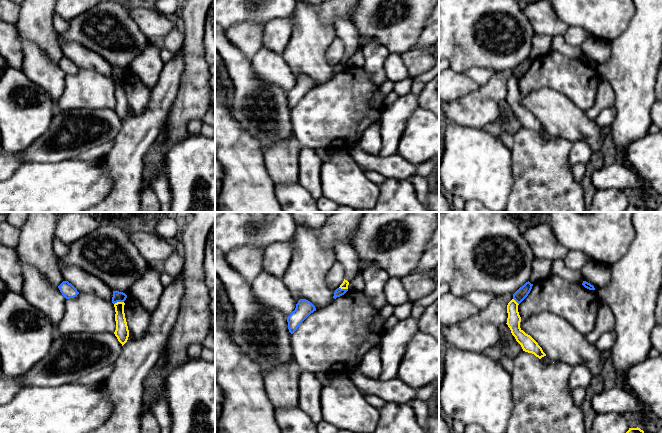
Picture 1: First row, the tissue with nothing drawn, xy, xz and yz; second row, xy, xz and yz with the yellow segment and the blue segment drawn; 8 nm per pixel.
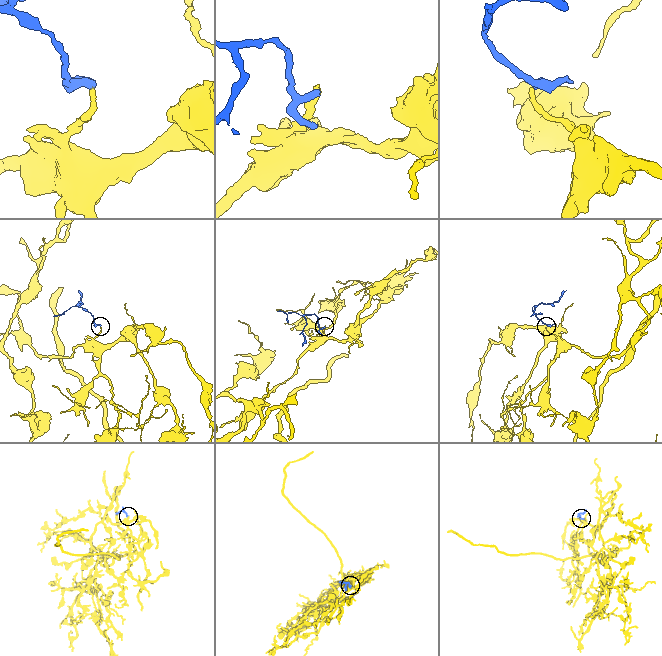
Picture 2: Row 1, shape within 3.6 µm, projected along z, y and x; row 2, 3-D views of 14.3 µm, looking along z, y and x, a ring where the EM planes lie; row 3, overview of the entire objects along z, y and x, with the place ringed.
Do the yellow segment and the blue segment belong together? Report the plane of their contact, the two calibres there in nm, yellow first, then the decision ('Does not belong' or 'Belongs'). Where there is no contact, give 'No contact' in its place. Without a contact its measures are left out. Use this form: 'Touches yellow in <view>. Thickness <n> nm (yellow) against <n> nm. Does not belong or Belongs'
Touches yellow in xy. Thickness 110 nm (yellow) against 80 nm. Does not belong

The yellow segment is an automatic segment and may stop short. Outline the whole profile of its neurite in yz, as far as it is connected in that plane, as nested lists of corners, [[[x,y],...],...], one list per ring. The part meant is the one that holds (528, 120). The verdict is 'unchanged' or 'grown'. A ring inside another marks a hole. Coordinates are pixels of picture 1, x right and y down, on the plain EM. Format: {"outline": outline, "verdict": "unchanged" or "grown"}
{"outline": [[[512,75],[507,81],[507,101],[511,106],[512,111],[515,113],[516,117],[521,121],[523,127],[532,129],[539,135],[546,132],[542,124],[538,119],[528,110],[526,110],[520,104],[521,93],[518,88],[518,79]]], "verdict": "unchanged"}

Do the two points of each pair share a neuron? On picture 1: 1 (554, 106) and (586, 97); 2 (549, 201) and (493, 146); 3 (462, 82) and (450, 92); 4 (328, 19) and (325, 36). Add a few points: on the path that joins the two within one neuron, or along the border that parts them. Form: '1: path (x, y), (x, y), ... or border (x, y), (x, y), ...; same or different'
1: border (551, 88), (568, 97), (584, 111); different
2: border (510, 150), (511, 188); different
3: path (459, 85), (453, 89); same
4: border (317, 10), (320, 19), (333, 27); different

